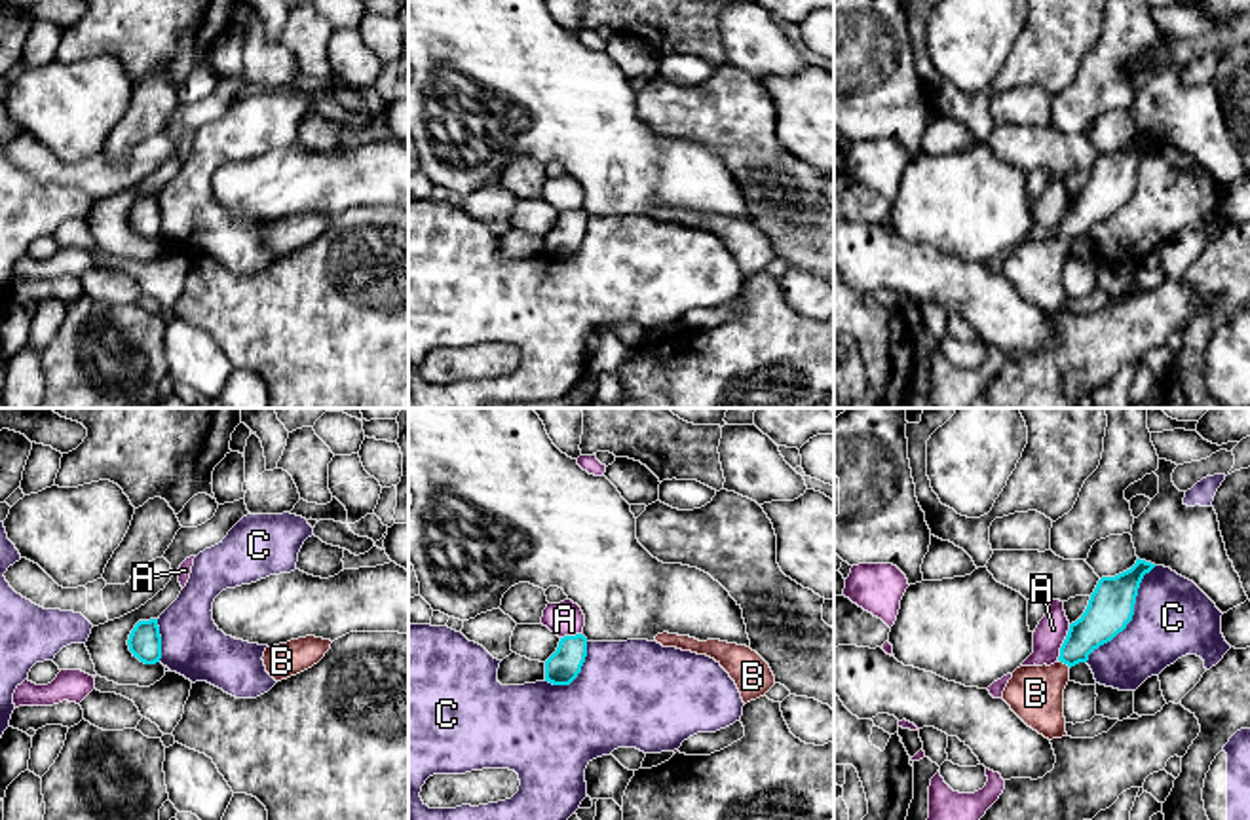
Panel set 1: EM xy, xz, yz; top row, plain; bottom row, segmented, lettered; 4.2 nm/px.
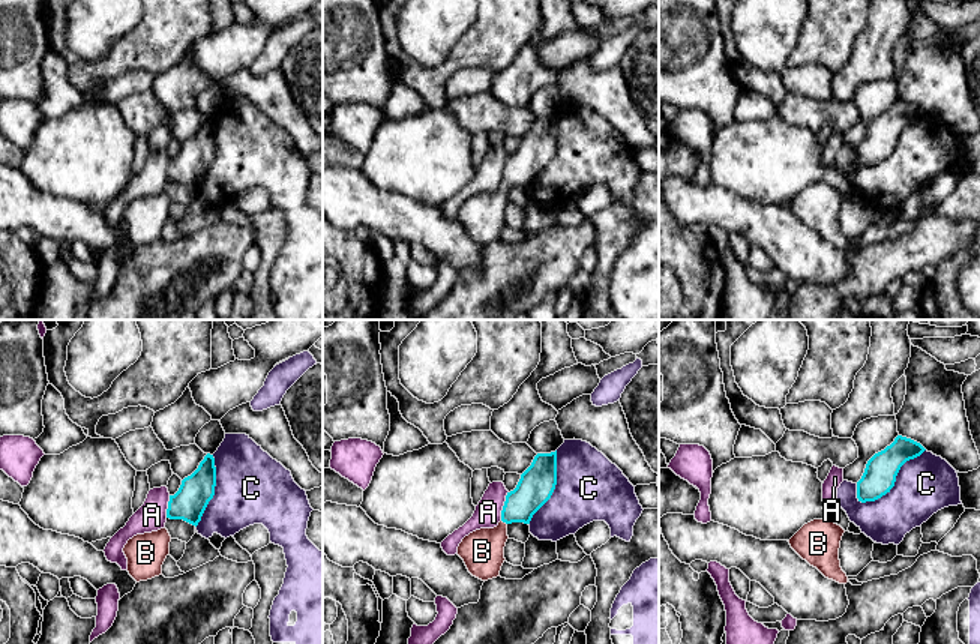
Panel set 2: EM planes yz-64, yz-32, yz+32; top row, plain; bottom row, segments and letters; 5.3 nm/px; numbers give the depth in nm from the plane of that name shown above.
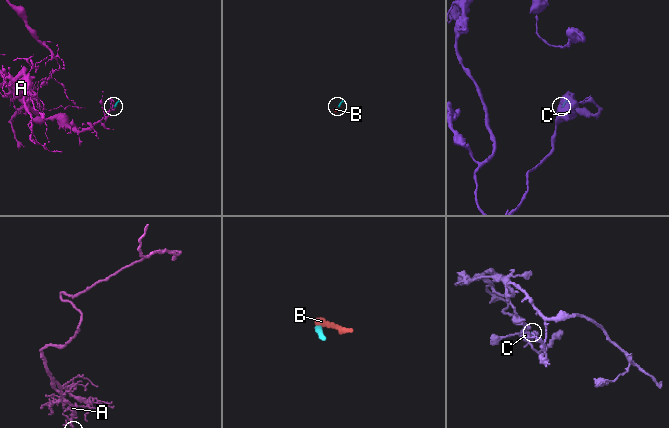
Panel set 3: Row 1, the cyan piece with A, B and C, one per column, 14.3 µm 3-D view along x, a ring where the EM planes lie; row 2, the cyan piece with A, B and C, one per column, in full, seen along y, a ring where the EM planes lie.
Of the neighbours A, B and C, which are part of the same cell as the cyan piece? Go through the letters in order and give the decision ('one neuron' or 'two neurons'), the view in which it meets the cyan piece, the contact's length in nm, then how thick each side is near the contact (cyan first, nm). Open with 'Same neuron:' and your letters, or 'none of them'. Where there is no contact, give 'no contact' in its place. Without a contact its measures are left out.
Same neuron: B
A: two neurons | yz | 160 nm | 190/130 nm
B: one neuron | yz | 70 nm | 170/240 nm
C: two neurons | yz | 500 nm | 190/340 nm

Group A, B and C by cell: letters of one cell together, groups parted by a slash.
A / B / C

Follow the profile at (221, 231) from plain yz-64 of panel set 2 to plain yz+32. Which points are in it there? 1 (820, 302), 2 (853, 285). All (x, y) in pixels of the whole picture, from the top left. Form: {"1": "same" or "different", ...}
{"1": "same", "2": "same"}

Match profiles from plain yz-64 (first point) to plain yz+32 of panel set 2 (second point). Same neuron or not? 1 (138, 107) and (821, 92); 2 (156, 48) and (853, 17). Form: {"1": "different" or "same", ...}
{"1": "different", "2": "same"}

